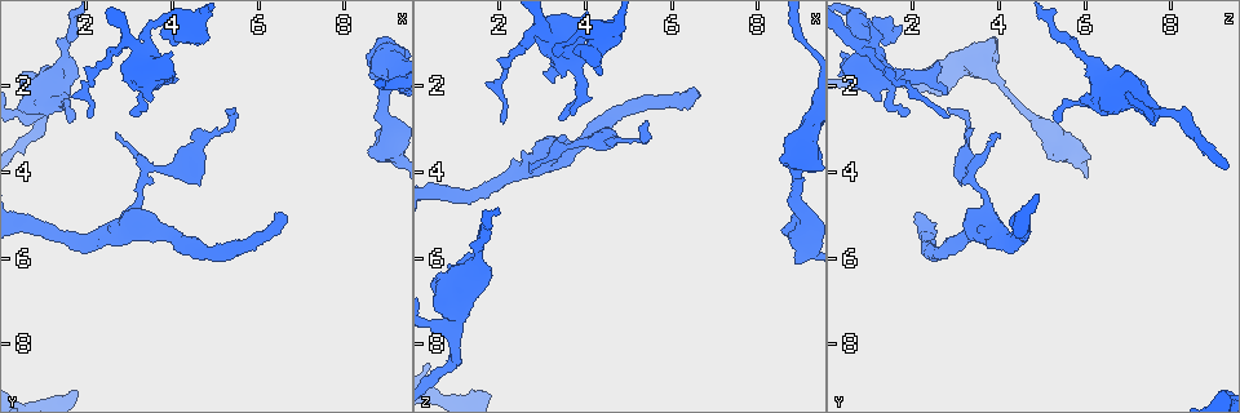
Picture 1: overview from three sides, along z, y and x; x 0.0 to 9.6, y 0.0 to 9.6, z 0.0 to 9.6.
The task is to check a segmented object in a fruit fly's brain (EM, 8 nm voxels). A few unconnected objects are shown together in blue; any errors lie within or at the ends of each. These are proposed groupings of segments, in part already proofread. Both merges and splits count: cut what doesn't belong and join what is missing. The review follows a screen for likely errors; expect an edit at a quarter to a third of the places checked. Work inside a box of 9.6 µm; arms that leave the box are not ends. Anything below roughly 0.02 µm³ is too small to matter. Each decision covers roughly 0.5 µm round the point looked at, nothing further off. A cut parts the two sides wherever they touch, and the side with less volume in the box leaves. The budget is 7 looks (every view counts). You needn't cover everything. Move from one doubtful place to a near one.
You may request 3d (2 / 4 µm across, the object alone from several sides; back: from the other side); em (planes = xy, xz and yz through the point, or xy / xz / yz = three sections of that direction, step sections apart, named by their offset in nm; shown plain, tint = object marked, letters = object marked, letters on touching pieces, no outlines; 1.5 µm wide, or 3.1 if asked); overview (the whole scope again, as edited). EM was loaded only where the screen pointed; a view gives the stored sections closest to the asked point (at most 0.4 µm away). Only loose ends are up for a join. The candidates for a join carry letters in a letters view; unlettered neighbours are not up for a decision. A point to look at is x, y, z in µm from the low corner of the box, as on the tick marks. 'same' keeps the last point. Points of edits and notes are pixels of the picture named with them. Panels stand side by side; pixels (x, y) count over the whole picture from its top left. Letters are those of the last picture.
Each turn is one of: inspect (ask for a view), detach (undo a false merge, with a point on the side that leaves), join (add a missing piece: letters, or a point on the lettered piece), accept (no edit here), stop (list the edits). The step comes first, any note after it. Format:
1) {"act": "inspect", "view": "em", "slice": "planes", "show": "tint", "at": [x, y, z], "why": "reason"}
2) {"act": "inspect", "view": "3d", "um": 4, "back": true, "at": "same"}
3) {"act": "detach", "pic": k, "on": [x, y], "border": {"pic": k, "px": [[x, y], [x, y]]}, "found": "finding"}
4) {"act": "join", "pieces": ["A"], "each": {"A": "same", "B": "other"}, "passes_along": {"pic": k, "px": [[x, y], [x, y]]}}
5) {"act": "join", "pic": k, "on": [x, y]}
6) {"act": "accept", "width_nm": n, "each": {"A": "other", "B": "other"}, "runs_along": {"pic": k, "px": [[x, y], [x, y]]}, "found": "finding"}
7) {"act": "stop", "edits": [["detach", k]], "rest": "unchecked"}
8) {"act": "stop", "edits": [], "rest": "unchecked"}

{"act": "inspect", "view": "3d", "um": 2, "at": [6.35, 5.00, 2.10], "why": "long arm stops here"}

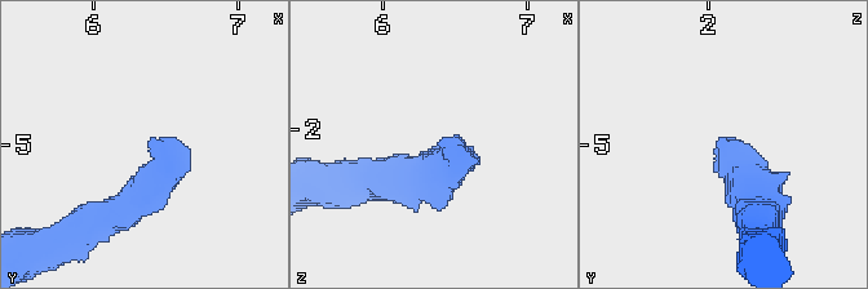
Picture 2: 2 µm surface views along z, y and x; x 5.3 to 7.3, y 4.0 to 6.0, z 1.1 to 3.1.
{"act": "inspect", "view": "em", "slice": "planes", "show": "letters", "at": [6.40, 4.96, 2.08]}

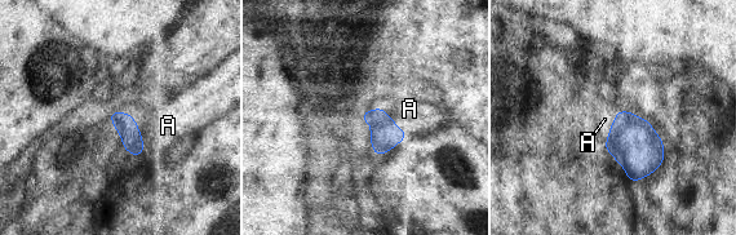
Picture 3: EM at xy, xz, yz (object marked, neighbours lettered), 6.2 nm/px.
{"act": "join", "pieces": ["A"], "each": {"A": "same"}, "passes_along": {"pic": 3, "px": [[131, 136], [140, 133], [168, 125]]}, "found": "the cell continues"}

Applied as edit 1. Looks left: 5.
{"act": "inspect", "view": "overview", "why": "redraw"}

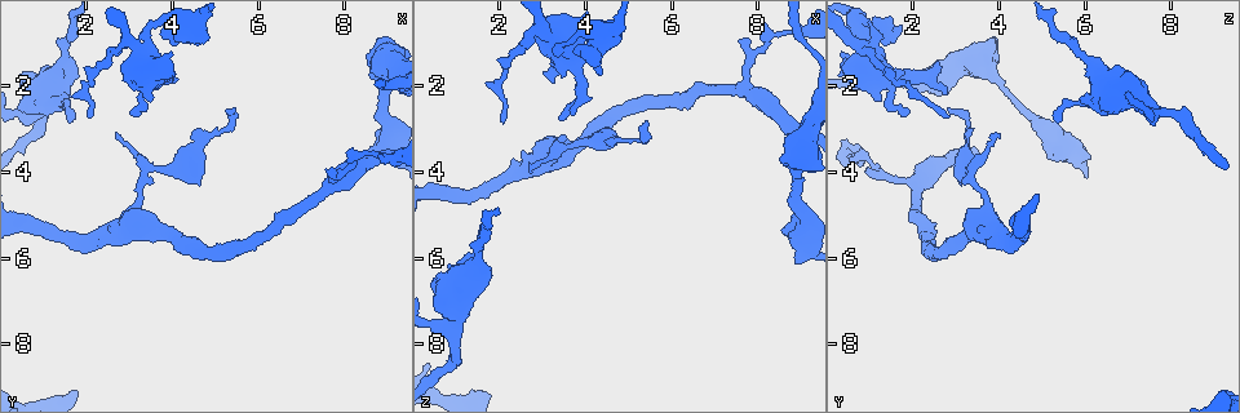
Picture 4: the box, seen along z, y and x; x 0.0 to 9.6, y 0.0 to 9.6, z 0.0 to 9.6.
{"act": "inspect", "view": "em", "slice": "planes", "show": "letters", "at": [3.65, 1.45, 2.45], "why": "branch stops here"}

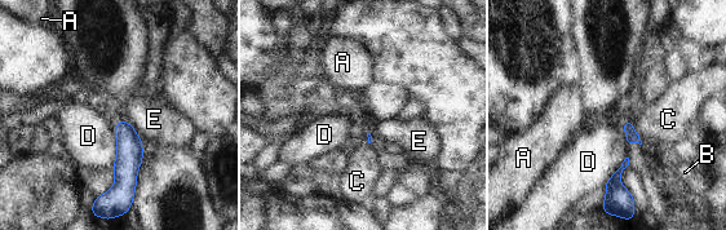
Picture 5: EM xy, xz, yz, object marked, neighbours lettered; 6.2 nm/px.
{"act": "join", "pieces": ["C"], "each": {"A": "other", "B": "other", "C": "same", "D": "other", "E": "other"}, "passes_along": {"pic": 5, "px": [[627, 127], [636, 131], [668, 119]]}, "found": "the cell continues"}

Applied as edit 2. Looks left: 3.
{"act": "stop", "edits": [["join", 3], ["join", 5]], "rest": "unchecked"}

